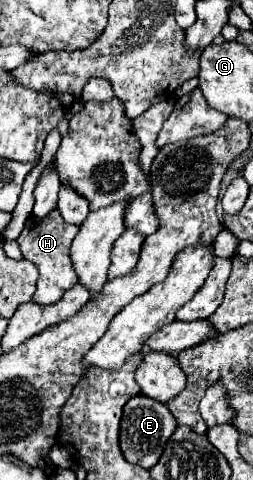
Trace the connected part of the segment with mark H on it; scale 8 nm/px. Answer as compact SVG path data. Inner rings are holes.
M56 209L50 211L42 219L36 217L36 215L28 217L28 221L24 225L24 231L18 237L18 245L20 245L20 251L22 251L24 259L36 263L36 267L40 271L36 293L34 293L36 303L52 305L52 303L60 301L60 295L64 295L64 291L68 291L70 287L74 287L78 283L78 277L72 269L70 255L68 255L70 243L72 243L76 231L78 231L78 227L72 227L70 223L64 223L62 215Z

